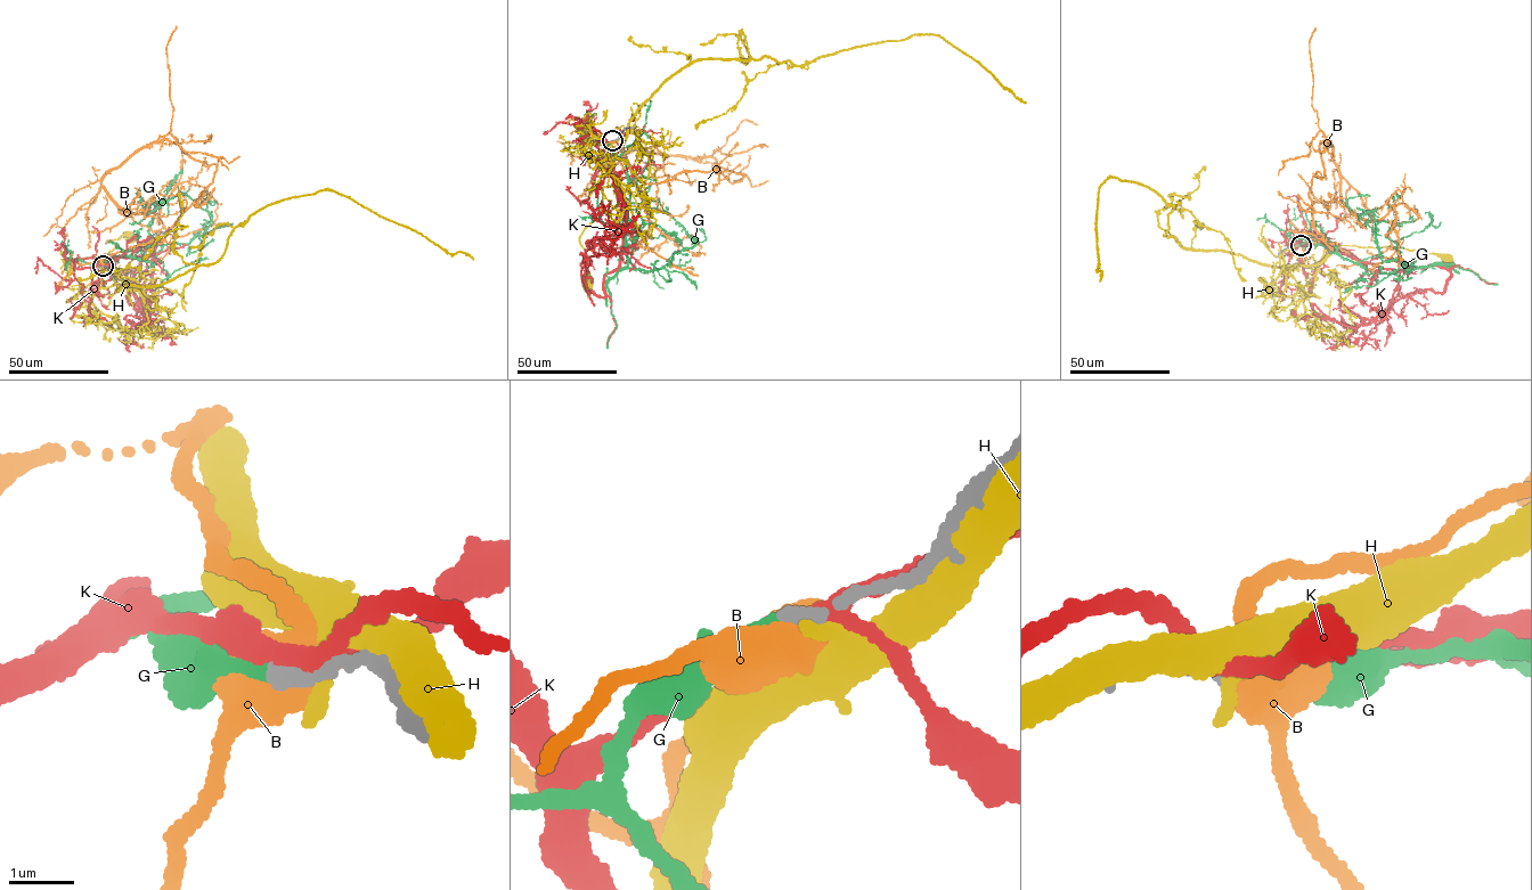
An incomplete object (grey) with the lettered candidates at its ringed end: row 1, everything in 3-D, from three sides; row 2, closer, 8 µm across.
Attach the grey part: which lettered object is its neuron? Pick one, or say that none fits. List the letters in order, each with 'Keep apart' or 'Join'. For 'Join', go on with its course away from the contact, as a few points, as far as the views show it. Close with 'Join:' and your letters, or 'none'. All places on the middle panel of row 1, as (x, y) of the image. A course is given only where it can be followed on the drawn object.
B: Keep apart
G: Join
H: Keep apart
K: Keep apart
Join: G

